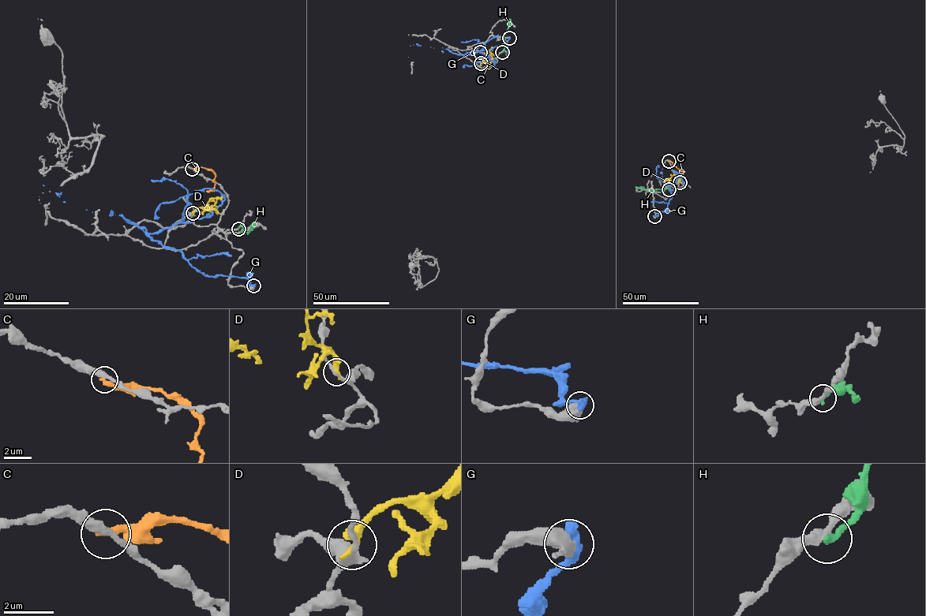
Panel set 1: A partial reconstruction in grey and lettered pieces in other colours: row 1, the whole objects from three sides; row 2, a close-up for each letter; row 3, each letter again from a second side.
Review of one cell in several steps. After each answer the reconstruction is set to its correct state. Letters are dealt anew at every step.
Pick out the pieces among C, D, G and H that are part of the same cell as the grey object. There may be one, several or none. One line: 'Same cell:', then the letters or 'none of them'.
Same cell: none of them

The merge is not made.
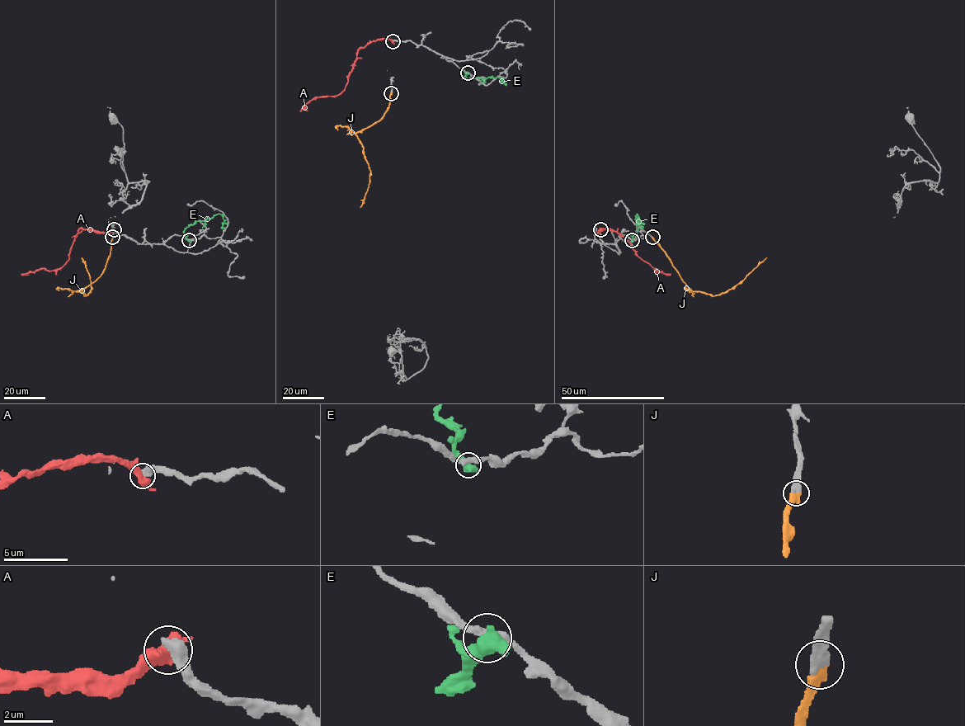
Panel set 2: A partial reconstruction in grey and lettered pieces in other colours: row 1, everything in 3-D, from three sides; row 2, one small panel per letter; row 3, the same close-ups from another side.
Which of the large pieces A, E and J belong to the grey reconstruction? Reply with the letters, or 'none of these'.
J

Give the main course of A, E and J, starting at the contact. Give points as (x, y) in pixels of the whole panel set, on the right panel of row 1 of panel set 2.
A: (600, 230), (608, 228), (619, 233), (635, 253), (655, 271), (670, 274)
E: (632, 240), (637, 232), (637, 214), (642, 228)
J: (652, 237), (690, 289), (713, 296), (733, 289), (766, 257)

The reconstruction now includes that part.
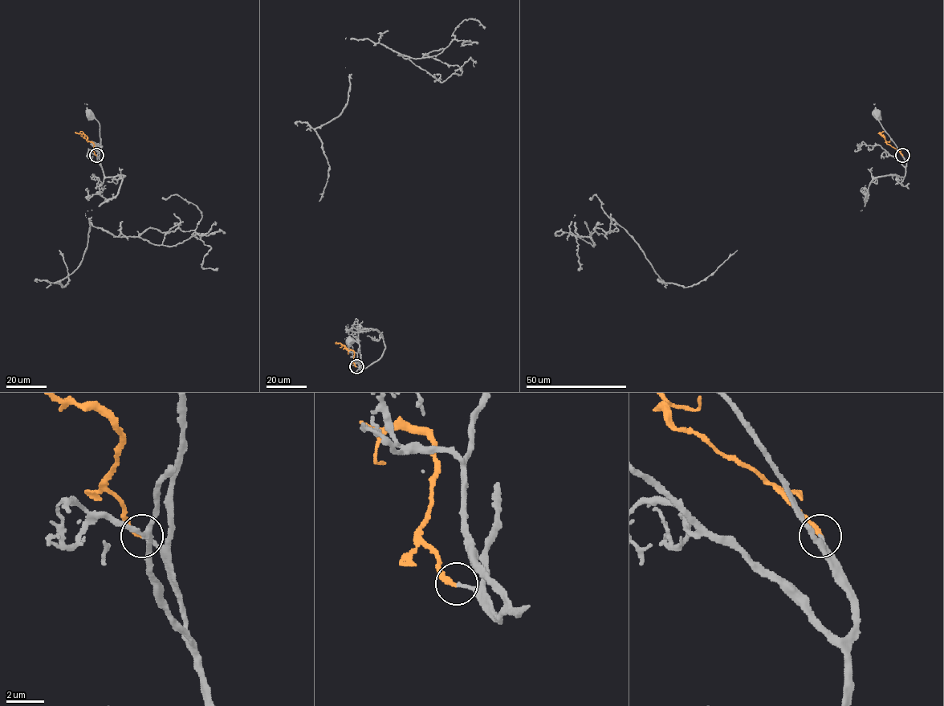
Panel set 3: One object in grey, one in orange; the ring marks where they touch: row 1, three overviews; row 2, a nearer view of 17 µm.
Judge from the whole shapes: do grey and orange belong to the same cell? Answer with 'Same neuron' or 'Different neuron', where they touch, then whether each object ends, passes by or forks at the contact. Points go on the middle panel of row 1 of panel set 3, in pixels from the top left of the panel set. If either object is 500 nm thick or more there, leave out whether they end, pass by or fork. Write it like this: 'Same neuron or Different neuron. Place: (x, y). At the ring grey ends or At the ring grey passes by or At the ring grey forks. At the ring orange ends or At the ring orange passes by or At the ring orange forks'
Same neuron. Place: (356, 366). At the ring grey ends. At the ring orange ends

